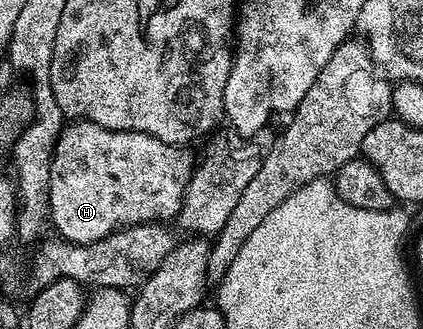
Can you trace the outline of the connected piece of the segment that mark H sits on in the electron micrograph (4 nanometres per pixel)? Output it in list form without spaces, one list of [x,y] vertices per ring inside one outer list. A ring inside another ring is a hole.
[[[73,120],[65,124],[60,138],[56,144],[56,150],[50,163],[50,179],[48,180],[48,215],[50,225],[57,229],[59,236],[65,241],[72,242],[73,245],[89,245],[95,241],[101,241],[115,233],[117,229],[127,229],[130,225],[147,225],[149,223],[168,223],[179,218],[180,209],[184,205],[184,193],[192,178],[194,168],[194,157],[192,161],[191,148],[179,145],[167,145],[162,139],[158,139],[149,133],[133,133],[130,129],[107,129],[93,121]]]

